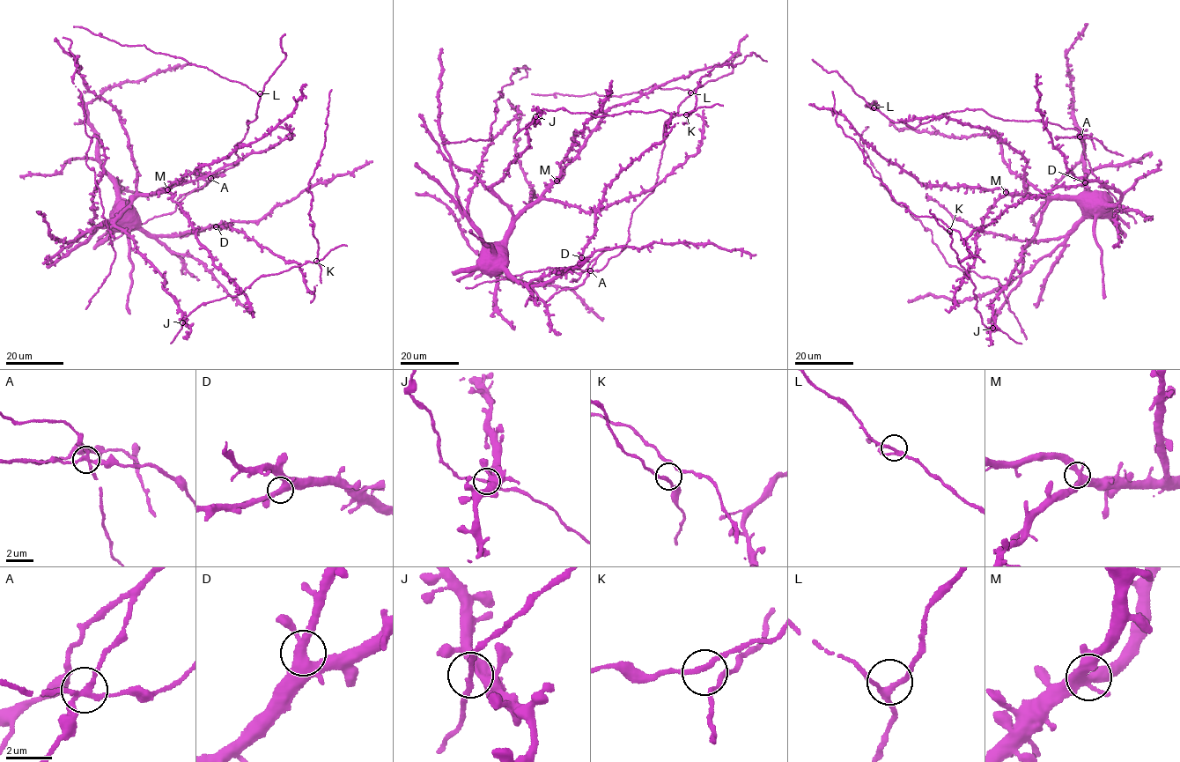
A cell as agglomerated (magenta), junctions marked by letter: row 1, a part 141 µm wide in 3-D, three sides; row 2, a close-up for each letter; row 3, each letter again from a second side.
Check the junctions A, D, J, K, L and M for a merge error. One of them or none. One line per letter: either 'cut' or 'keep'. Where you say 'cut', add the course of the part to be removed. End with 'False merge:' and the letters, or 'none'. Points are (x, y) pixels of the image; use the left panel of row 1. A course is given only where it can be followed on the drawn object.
A: cut; foreign part runs (210, 178), (214, 177), (204, 173), (199, 175), (197, 191)
D: keep
J: keep
K: keep
L: keep
M: keep
False merge: A

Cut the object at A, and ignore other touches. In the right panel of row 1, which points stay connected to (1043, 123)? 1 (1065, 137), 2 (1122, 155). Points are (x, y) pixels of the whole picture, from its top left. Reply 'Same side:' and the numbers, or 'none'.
Same side: none

